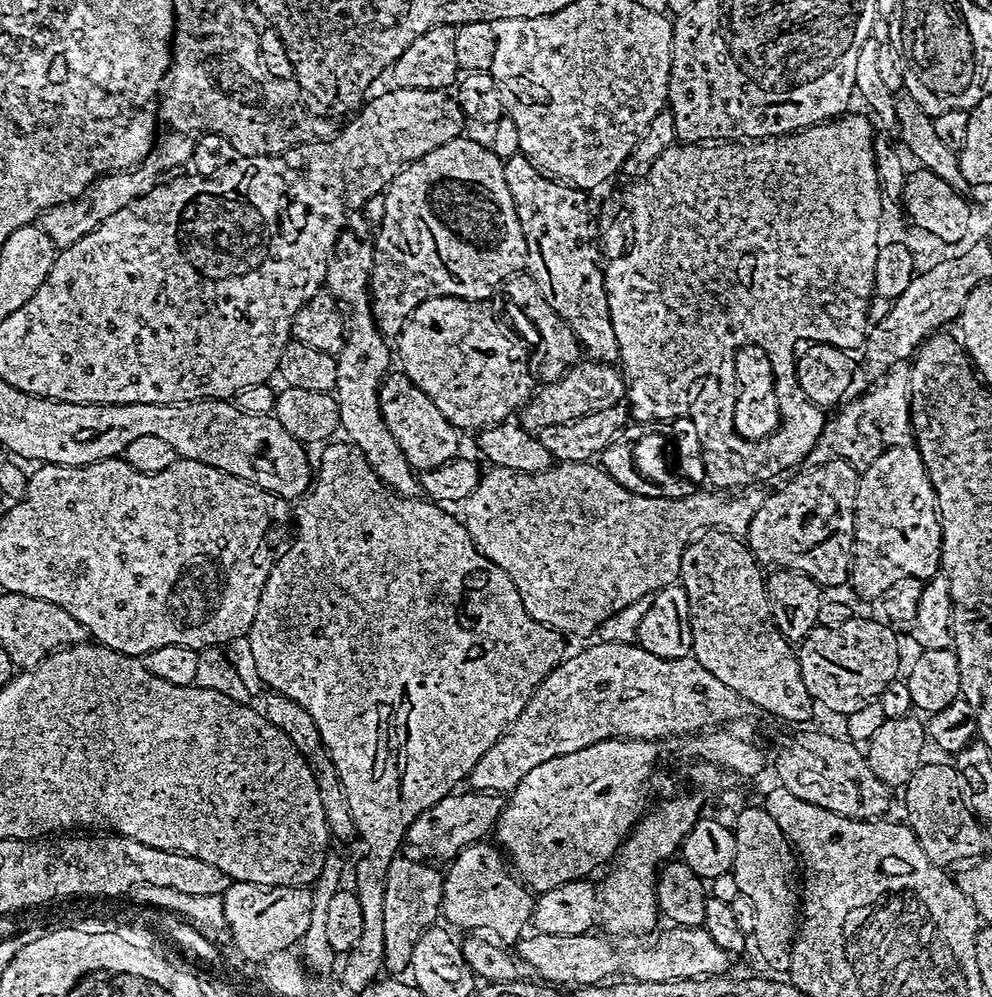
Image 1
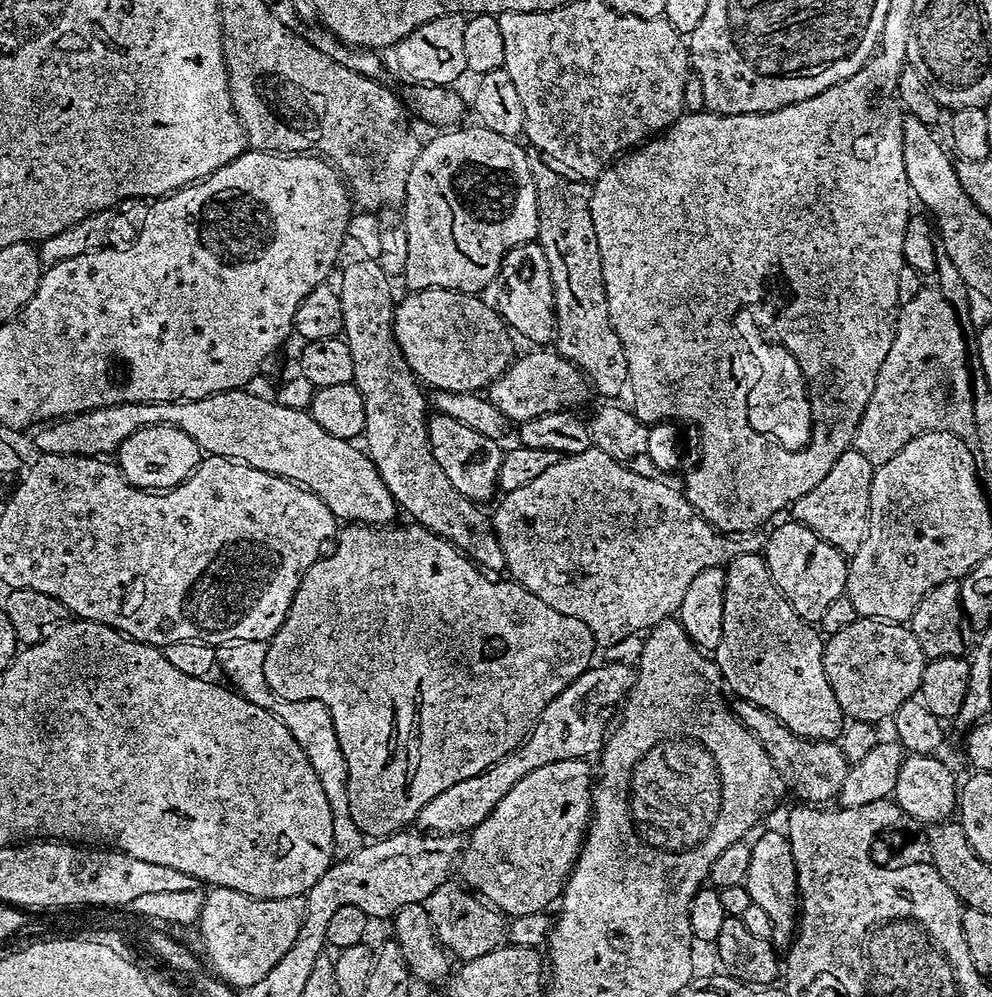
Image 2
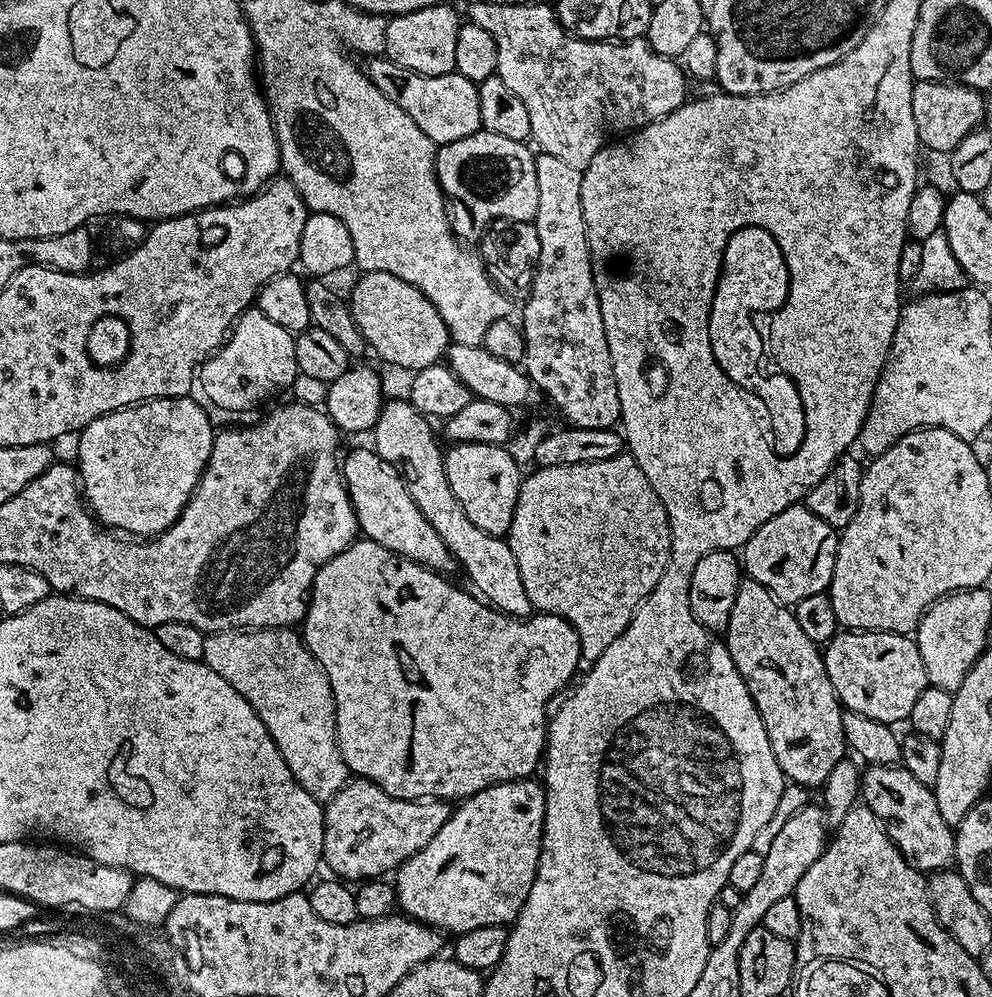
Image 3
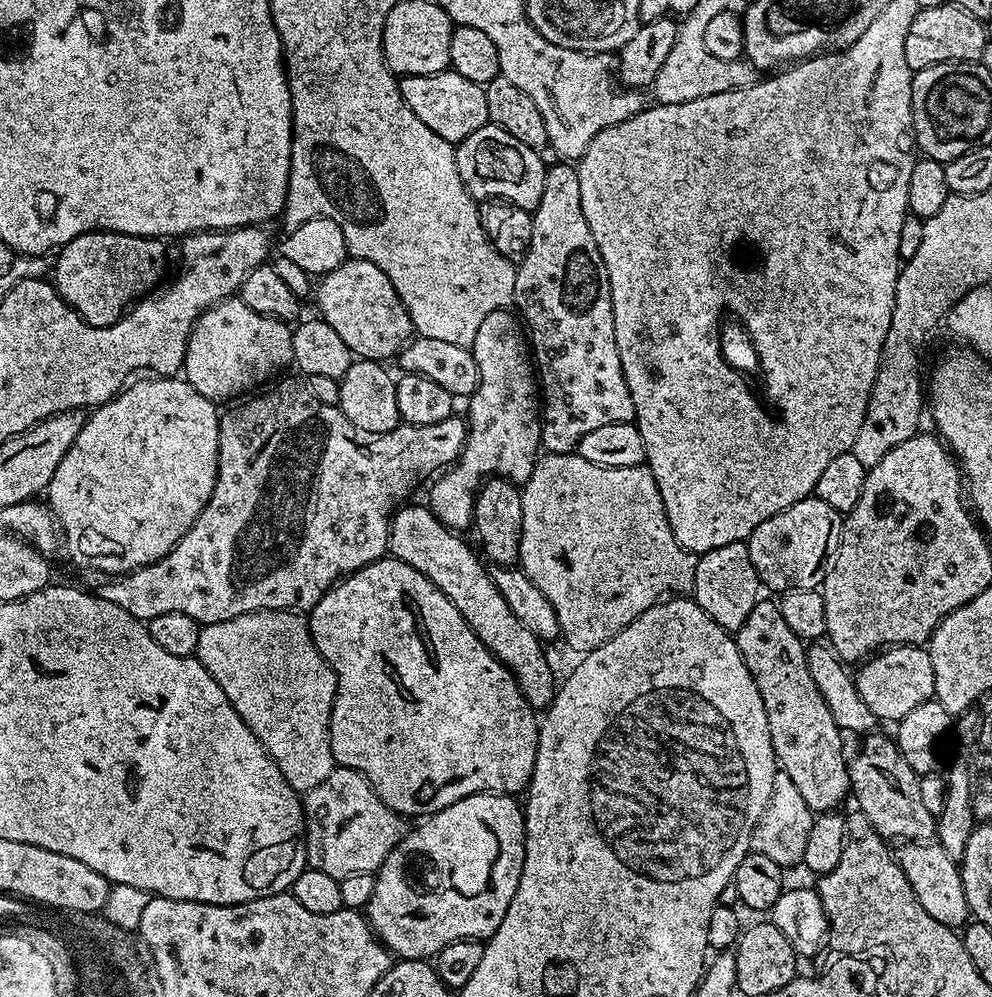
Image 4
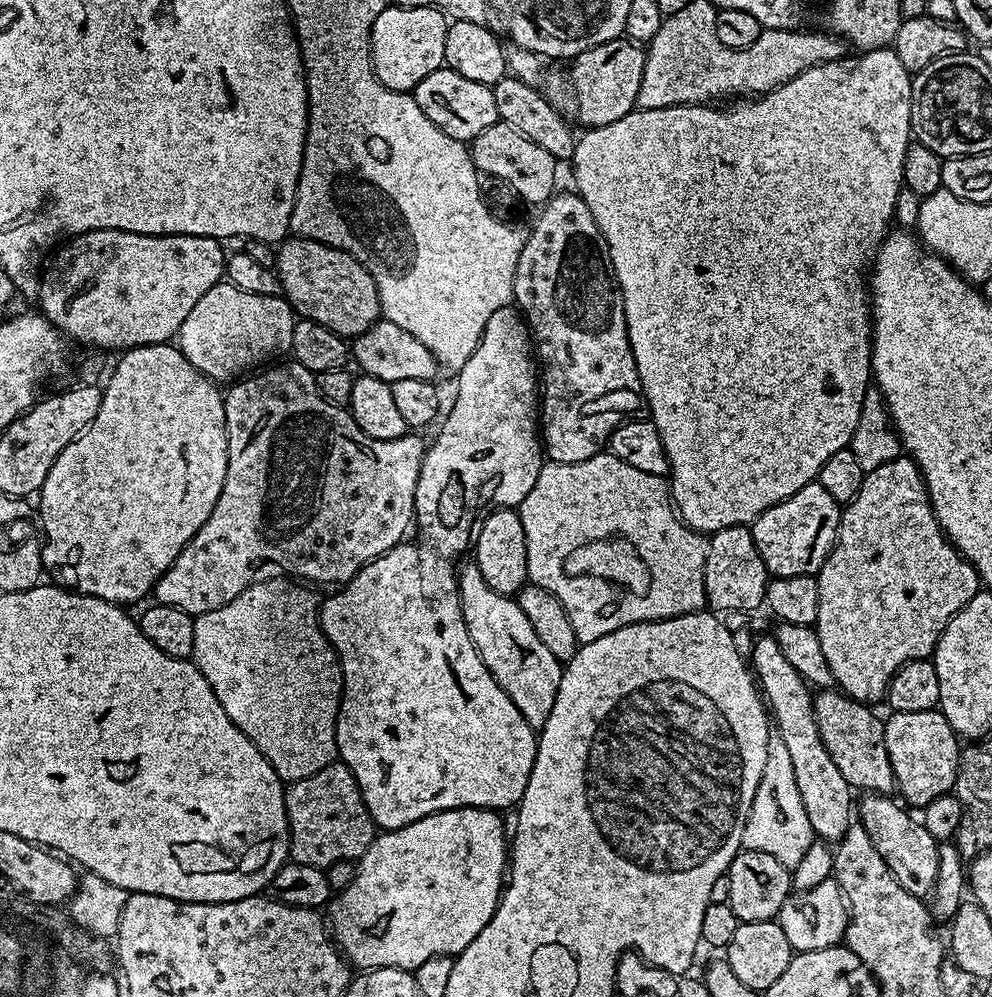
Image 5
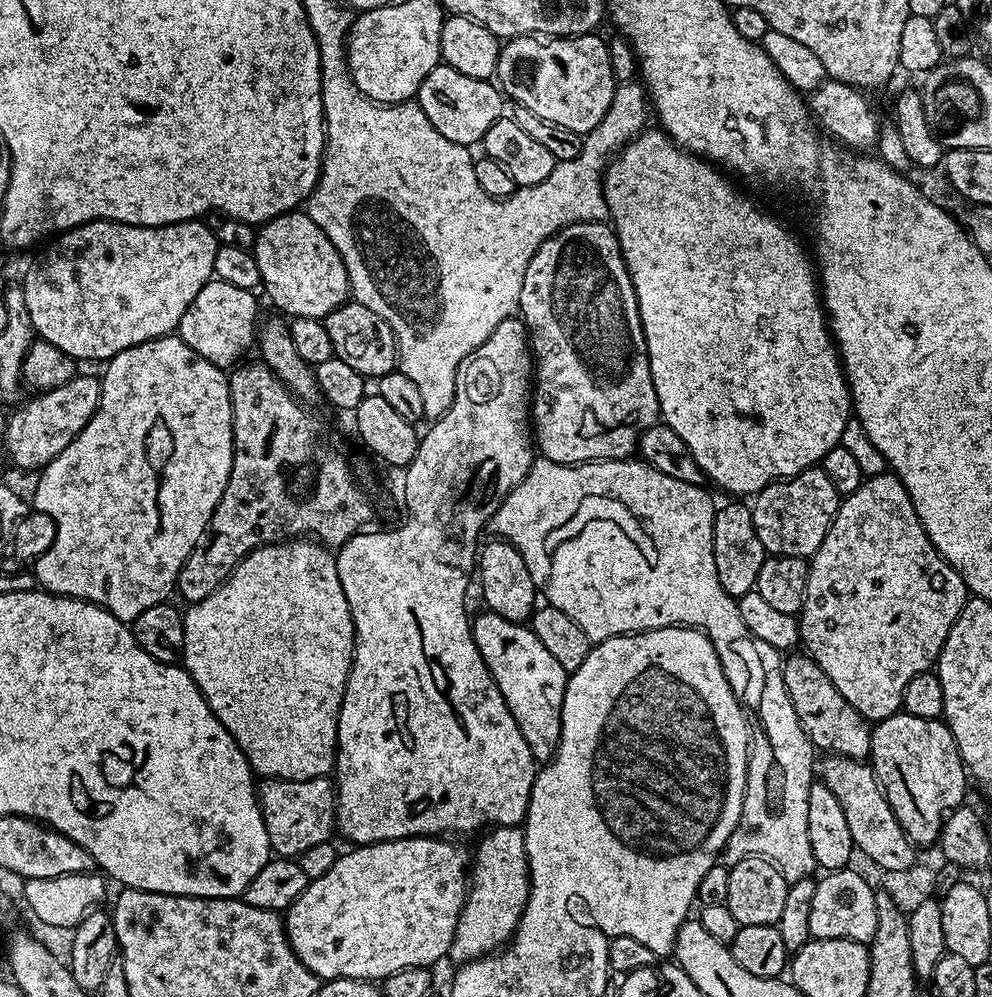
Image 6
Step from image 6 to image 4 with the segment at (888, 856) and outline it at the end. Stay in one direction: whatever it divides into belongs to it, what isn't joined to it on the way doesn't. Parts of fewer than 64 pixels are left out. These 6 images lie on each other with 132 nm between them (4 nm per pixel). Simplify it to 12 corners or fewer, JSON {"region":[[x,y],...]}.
{"region":[[937,842],[894,855],[934,922],[969,923],[959,863]]}

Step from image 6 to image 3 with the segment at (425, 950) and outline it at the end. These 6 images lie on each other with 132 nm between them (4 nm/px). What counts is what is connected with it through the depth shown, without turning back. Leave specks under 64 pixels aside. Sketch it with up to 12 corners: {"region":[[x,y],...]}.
{"region":[[495,784],[396,869],[399,911],[444,934],[511,925],[544,785]]}

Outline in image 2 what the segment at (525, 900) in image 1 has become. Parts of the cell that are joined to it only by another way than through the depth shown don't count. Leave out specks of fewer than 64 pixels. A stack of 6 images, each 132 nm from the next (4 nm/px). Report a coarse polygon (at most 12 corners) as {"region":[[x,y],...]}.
{"region":[[463,883],[432,895],[436,937],[457,961],[490,954],[506,920]]}

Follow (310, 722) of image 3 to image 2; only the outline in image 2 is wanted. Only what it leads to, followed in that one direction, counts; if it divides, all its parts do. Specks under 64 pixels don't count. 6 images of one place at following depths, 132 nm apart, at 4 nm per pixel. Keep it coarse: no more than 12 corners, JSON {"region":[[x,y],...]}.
{"region":[[251,641],[216,648],[229,685],[294,734],[330,802],[333,859],[364,845],[322,702],[272,696]]}

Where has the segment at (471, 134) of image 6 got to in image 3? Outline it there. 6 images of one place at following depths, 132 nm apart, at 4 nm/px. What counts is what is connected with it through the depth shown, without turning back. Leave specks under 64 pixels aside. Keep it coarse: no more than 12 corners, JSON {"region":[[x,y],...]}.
{"region":[[383,55],[368,77],[436,145],[481,131],[478,86]]}

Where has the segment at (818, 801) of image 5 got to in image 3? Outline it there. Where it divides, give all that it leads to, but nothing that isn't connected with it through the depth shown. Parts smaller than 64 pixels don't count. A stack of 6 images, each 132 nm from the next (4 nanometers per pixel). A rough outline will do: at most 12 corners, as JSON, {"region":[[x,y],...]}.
{"region":[[741,579],[726,643],[785,777],[846,756],[842,705],[791,607]]}

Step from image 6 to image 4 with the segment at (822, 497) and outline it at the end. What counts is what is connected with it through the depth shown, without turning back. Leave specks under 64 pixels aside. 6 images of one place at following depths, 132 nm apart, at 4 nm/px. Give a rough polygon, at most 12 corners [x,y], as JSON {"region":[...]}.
{"region":[[814,494],[746,541],[765,589],[819,589],[841,513]]}

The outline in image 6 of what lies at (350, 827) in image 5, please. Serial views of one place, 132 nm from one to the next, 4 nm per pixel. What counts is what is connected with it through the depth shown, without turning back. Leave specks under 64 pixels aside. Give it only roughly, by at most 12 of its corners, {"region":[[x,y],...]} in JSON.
{"region":[[328,776],[261,779],[273,853],[297,858],[331,841]]}

